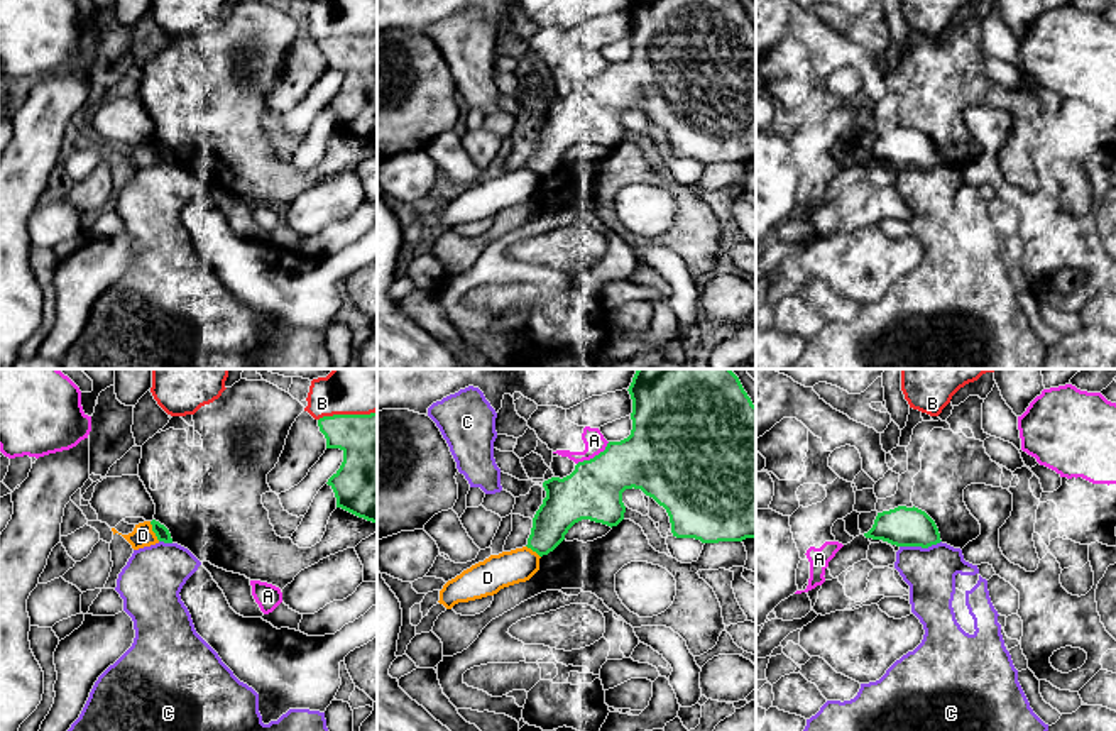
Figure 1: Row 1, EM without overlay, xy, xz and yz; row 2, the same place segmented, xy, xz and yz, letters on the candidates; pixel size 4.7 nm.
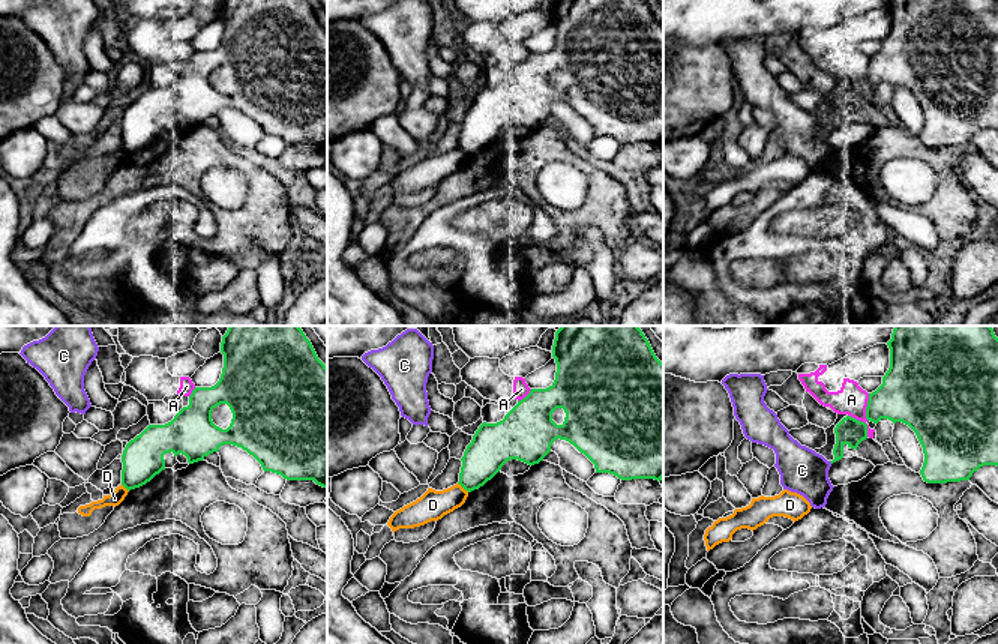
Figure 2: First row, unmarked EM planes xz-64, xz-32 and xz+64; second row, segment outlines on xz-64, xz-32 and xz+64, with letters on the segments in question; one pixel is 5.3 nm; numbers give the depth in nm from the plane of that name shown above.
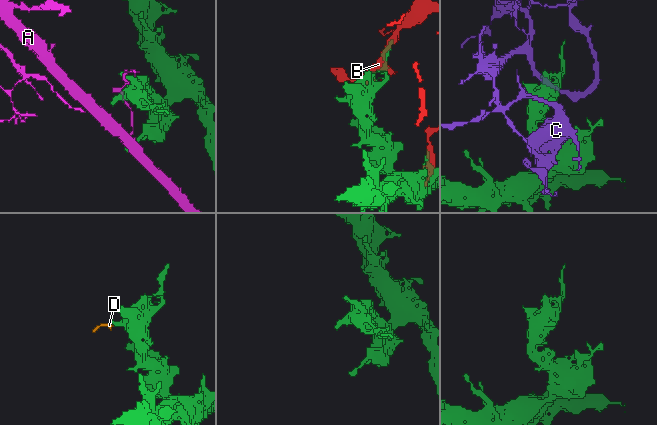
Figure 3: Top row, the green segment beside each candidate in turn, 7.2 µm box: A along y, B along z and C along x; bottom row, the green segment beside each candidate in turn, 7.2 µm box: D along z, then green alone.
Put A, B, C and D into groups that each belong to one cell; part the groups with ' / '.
A / B / C / D

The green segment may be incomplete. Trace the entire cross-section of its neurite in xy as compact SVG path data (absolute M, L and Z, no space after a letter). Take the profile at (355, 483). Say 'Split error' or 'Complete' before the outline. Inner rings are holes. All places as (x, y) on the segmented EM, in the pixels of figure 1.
Complete. M377 411L323 416L318 426L326 448L343 452L340 469L326 482L336 508L377 523Z

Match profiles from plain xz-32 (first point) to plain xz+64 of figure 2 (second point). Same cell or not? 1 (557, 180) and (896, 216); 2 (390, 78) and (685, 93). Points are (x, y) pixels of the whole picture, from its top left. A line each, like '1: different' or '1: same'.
1: different
2: same

